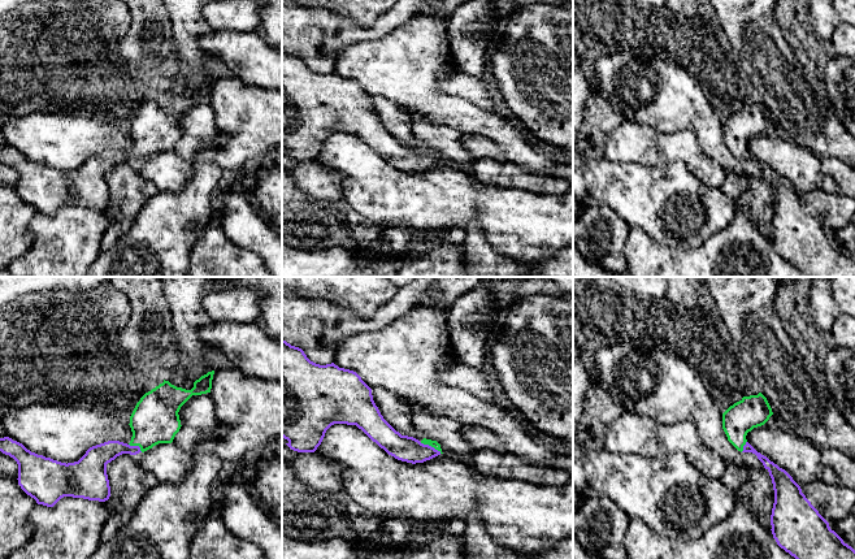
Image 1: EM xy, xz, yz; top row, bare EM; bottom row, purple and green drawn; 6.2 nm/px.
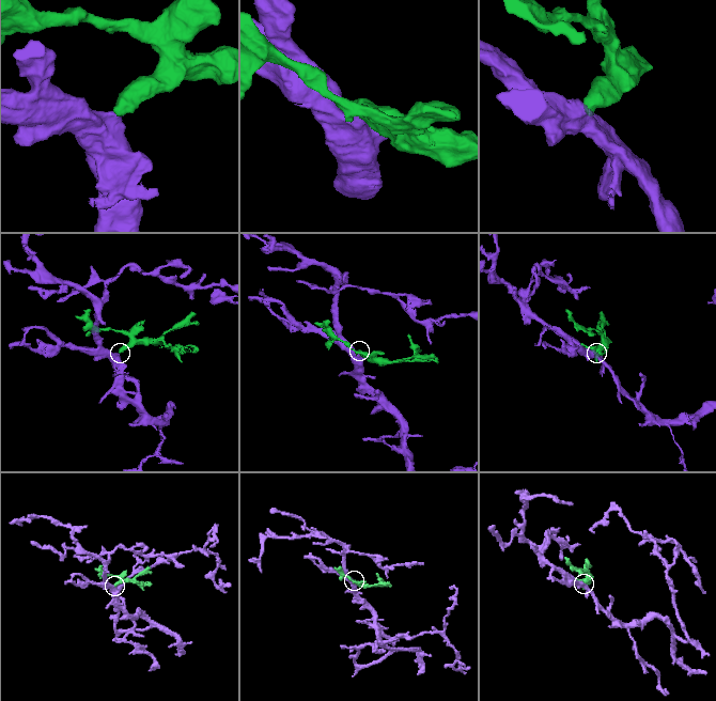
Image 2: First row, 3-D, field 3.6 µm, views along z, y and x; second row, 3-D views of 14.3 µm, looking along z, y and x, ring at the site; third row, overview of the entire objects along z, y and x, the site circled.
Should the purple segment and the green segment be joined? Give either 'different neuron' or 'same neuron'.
same neuron

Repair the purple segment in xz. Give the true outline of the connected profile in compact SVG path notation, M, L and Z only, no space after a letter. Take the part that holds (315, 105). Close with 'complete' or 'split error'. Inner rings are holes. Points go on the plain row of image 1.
M282 48L282 146L288 150L286 153L298 161L314 161L321 153L326 139L334 133L356 134L389 164L402 170L424 172L443 162L437 150L424 147L420 151L413 146L402 144L396 140L383 127L373 109L372 98L356 81L339 77L334 72L326 74L316 73L307 66L301 57L291 55Z | split error

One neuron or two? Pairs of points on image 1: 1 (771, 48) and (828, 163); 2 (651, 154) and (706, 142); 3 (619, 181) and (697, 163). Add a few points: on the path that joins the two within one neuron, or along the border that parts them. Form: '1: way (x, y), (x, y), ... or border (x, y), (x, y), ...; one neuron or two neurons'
1: border (821, 157), (837, 157), (841, 161); two neurons
2: border (669, 133), (691, 131), (699, 147), (719, 165); two neurons
3: border (654, 165), (681, 161), (701, 182); two neurons

